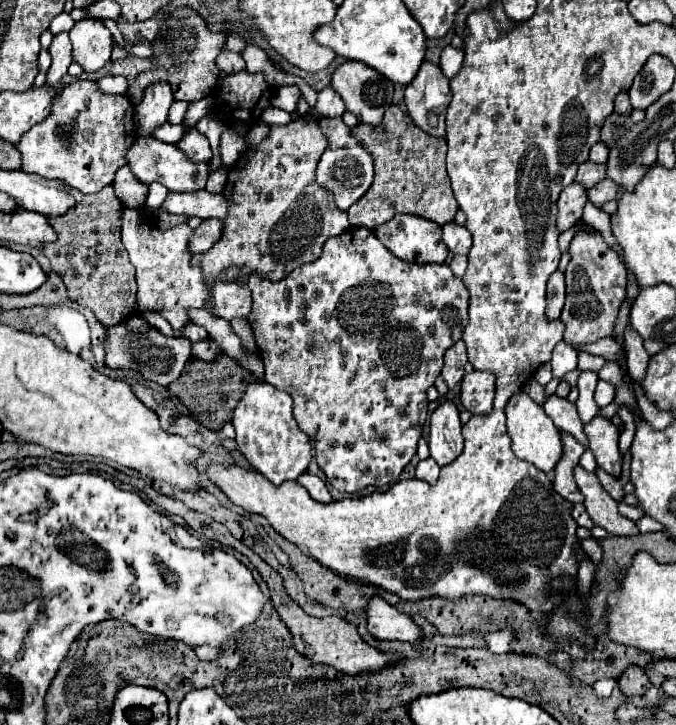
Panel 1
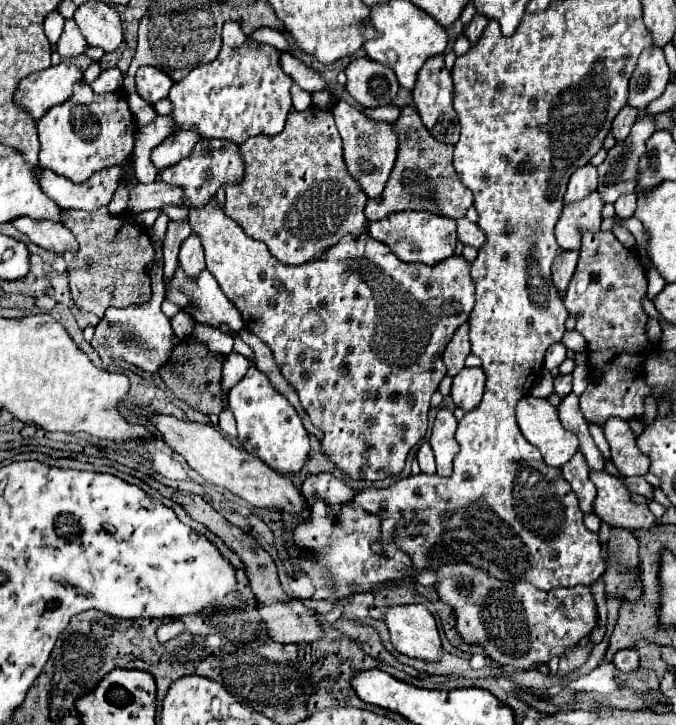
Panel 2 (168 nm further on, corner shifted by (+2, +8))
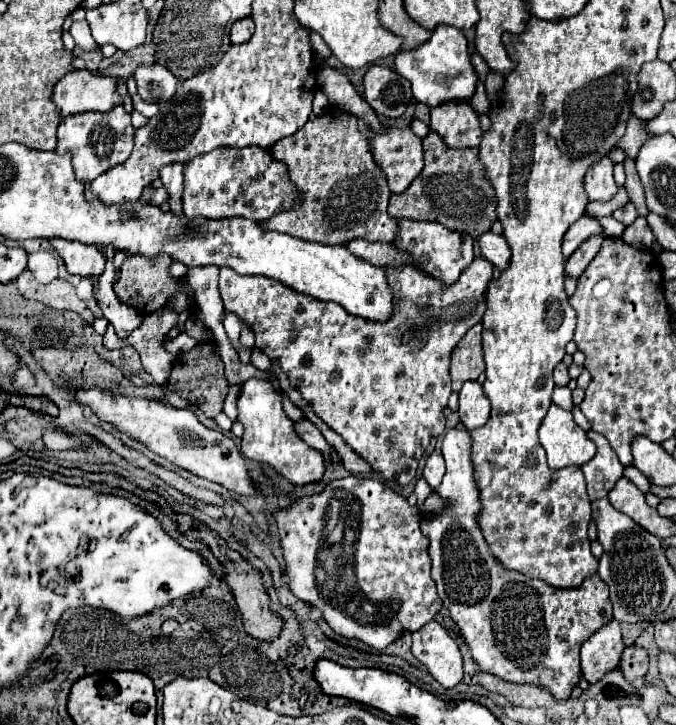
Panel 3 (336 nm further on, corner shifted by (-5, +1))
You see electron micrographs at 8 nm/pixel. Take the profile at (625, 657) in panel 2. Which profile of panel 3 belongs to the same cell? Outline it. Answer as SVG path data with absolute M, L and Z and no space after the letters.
M627 646L621 654L621 662L619 662L619 670L623 672L623 676L631 682L645 678L649 668L649 658L647 658L647 650L641 646Z

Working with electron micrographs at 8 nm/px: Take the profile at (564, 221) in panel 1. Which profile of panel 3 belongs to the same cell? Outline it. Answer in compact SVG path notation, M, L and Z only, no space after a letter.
M603 156L603 160L595 162L585 176L585 192L589 200L611 200L617 192L617 184L613 180L613 160Z

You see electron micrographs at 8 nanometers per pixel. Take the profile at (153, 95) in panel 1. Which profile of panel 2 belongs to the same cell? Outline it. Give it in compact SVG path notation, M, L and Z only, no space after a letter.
M140 67L136 73L138 95L148 103L156 103L156 101L168 97L168 91L172 85L174 85L174 81L156 67Z

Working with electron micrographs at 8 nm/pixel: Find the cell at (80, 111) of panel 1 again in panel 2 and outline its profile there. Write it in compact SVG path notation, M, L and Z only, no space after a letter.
M86 81L76 83L72 99L48 109L48 113L38 119L36 127L42 147L38 165L74 183L84 183L92 173L124 163L132 155L136 133L136 121L130 113L126 93L94 93Z

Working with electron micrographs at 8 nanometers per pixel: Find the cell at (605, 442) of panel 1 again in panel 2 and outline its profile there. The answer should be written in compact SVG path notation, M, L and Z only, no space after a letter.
M610 417L602 425L602 431L604 431L604 437L610 445L612 463L618 467L618 471L622 475L632 477L632 475L646 475L648 473L650 461L636 447L636 435L632 433L632 429L628 427L626 421Z

